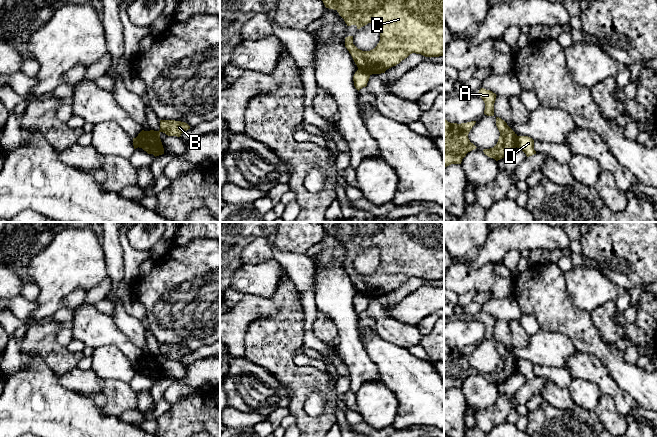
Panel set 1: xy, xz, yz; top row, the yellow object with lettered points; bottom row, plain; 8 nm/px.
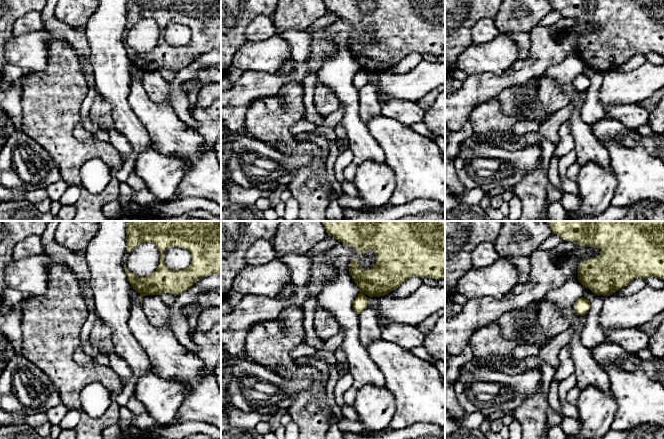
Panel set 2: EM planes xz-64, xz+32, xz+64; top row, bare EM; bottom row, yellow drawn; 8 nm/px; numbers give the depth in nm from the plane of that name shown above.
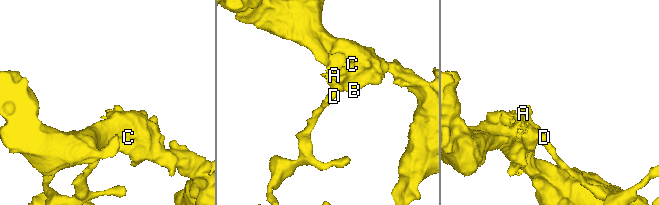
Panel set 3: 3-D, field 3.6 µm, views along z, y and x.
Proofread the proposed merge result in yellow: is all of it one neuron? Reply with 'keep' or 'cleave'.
cleave

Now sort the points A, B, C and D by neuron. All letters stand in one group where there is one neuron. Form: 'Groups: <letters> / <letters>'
Groups: A B C / D

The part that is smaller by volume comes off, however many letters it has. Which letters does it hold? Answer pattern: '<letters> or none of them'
D

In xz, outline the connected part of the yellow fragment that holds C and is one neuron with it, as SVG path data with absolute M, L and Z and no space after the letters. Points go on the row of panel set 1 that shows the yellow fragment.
M322 0L325 7L336 10L347 26L356 25L357 29L375 22L380 28L380 41L370 51L362 51L353 44L353 36L345 38L345 47L351 54L358 69L372 74L381 74L399 64L410 54L421 54L425 57L444 55L444 0Z

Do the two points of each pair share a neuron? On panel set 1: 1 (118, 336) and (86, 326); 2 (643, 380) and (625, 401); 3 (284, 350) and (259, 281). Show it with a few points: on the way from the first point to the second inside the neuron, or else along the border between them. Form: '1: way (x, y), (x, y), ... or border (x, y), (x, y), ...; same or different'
1: way (110, 334), (94, 329); same
2: border (613, 379), (630, 396), (638, 408); different
3: border (283, 277), (270, 298); different

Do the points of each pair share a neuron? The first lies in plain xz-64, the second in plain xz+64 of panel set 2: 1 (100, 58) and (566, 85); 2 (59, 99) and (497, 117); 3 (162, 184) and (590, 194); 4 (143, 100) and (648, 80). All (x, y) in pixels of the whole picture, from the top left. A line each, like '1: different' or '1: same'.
1: same
2: same
3: same
4: different

